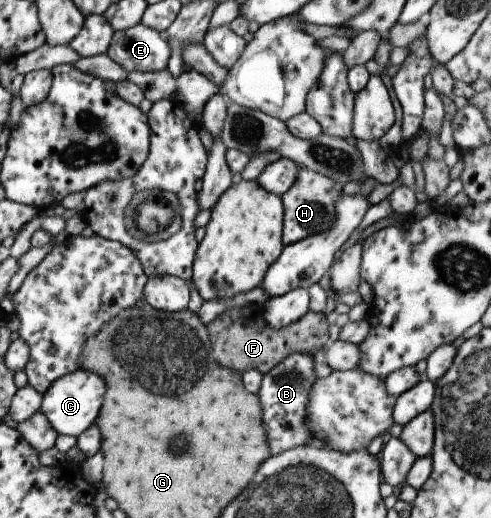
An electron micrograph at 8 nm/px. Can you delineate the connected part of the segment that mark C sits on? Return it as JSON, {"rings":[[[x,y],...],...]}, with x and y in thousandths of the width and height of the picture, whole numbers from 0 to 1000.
{"rings":[[[159,710],[151,718],[116,730],[100,745],[100,751],[84,763],[79,793],[116,838],[157,844],[169,830],[175,830],[177,822],[193,815],[204,780],[208,780],[212,749],[216,749],[214,734],[208,734],[202,722]]]}

